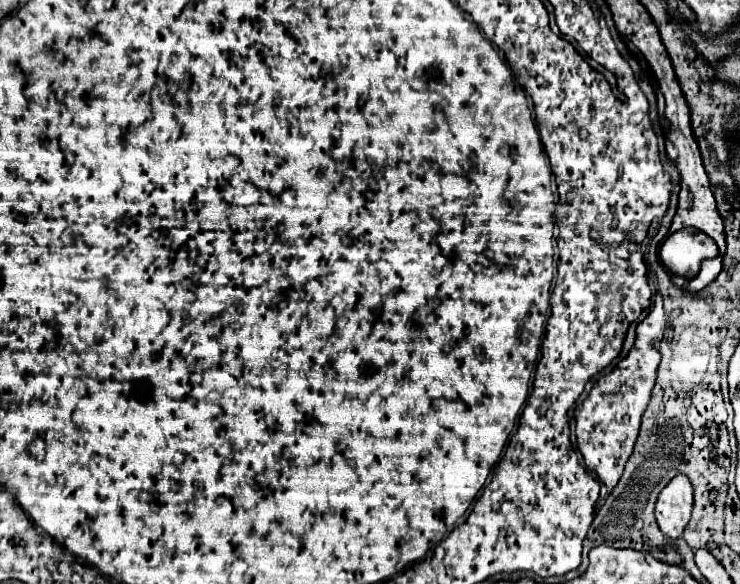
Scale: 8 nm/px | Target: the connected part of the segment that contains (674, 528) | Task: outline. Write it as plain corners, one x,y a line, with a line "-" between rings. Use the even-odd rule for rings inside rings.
676,475
658,495
656,519
660,531
676,539
682,535
690,521
692,511
692,485
686,475

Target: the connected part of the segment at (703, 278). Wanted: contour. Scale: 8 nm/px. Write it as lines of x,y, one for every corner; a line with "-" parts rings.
718,255
718,259
706,259
706,263
702,263
702,271
686,283
686,289
692,293
704,289
708,283
712,283
718,277
720,271
722,271
722,255

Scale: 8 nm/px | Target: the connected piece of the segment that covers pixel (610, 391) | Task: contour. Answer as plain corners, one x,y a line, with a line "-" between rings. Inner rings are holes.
661,296
653,298
650,315
638,323
636,339
628,357
614,365
614,369
602,375
576,415
577,450
582,453
586,467
598,475
598,479
611,492
622,477
624,465
632,455
642,415
645,412
652,387
656,383
656,369
660,363
660,341
663,339
667,317

